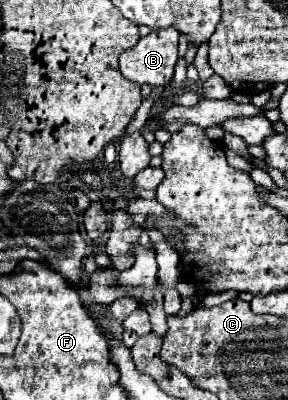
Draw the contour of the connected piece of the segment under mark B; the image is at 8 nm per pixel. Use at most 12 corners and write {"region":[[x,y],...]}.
{"region":[[152,31],[122,51],[120,71],[166,85],[178,61],[178,31]]}

